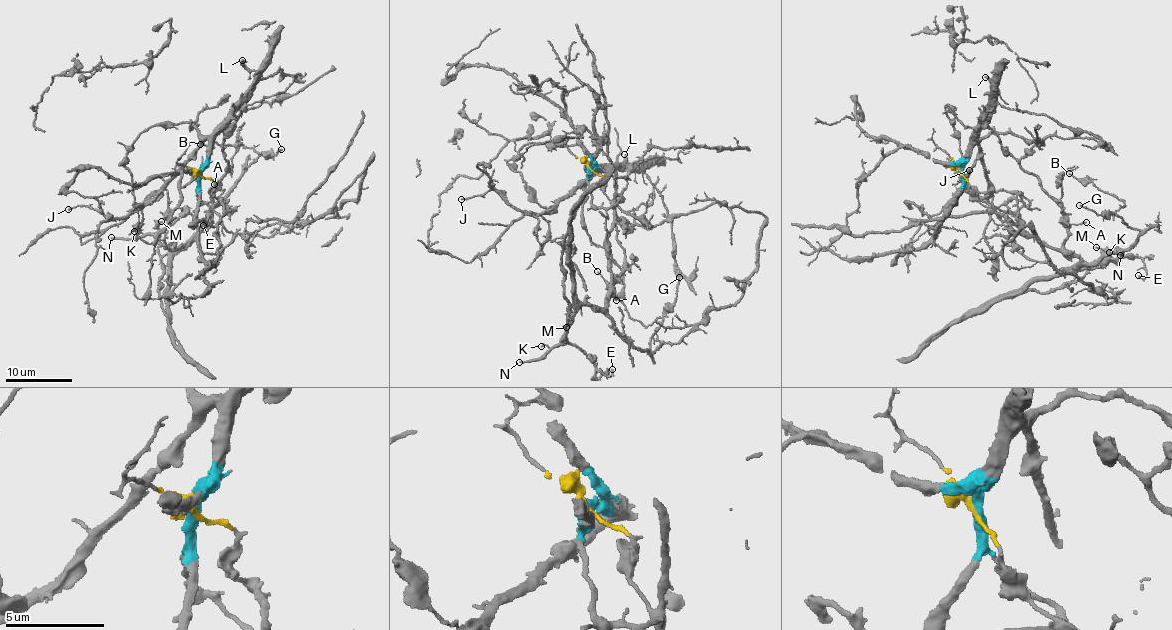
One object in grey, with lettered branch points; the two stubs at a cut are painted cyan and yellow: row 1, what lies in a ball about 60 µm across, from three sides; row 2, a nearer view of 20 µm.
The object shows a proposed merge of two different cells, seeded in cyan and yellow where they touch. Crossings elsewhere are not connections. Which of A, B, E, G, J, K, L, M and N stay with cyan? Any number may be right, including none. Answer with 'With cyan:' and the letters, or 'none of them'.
With cyan: J, L

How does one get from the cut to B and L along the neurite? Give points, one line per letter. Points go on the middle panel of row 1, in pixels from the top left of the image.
B: (588, 168), (604, 180), (613, 207), (612, 324), (622, 339), (649, 348), (662, 321), (633, 320), (597, 271)
L: (588, 168), (623, 161), (640, 168), (630, 168), (624, 154)

